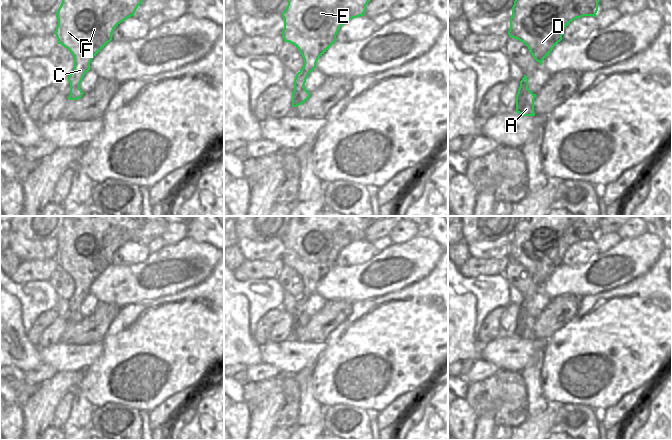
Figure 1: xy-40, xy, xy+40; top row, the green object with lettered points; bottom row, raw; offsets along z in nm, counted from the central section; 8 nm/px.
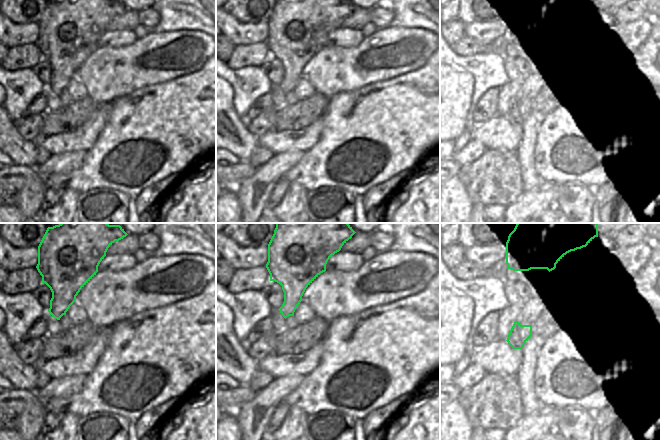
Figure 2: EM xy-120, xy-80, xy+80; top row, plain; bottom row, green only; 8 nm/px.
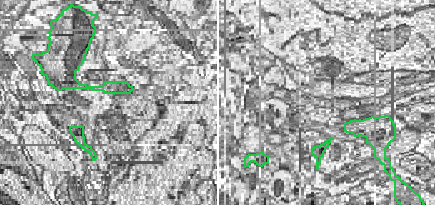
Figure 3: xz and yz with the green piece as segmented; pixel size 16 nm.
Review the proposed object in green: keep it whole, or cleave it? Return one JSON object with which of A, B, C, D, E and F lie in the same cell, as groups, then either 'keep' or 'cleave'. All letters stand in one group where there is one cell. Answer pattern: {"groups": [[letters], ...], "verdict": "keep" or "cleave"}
{"groups": [["A", "B", "C", "D", "E", "F"]], "verdict": "keep"}

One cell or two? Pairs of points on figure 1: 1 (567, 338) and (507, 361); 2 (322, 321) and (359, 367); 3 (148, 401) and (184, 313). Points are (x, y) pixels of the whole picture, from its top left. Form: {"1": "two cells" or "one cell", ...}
{"1": "two cells", "2": "two cells", "3": "one cell"}

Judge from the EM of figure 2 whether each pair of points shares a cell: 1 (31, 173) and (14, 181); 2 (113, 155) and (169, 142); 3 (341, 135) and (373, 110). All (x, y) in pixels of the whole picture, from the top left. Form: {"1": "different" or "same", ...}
{"1": "same", "2": "same", "3": "same"}

